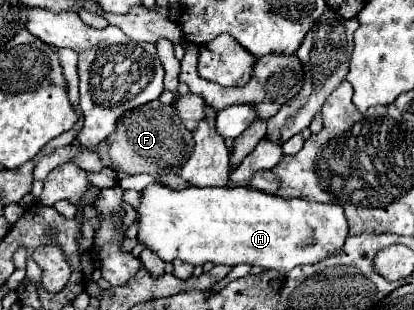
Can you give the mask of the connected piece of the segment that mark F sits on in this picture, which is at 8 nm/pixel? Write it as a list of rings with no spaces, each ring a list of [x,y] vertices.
[[[153,100],[149,104],[125,112],[117,120],[115,132],[97,146],[97,154],[103,166],[109,166],[125,174],[147,172],[153,174],[155,178],[163,178],[169,172],[177,174],[191,156],[191,150],[193,150],[193,132],[187,130],[183,122],[179,122],[179,116],[175,114],[173,106],[161,104],[159,100]]]

